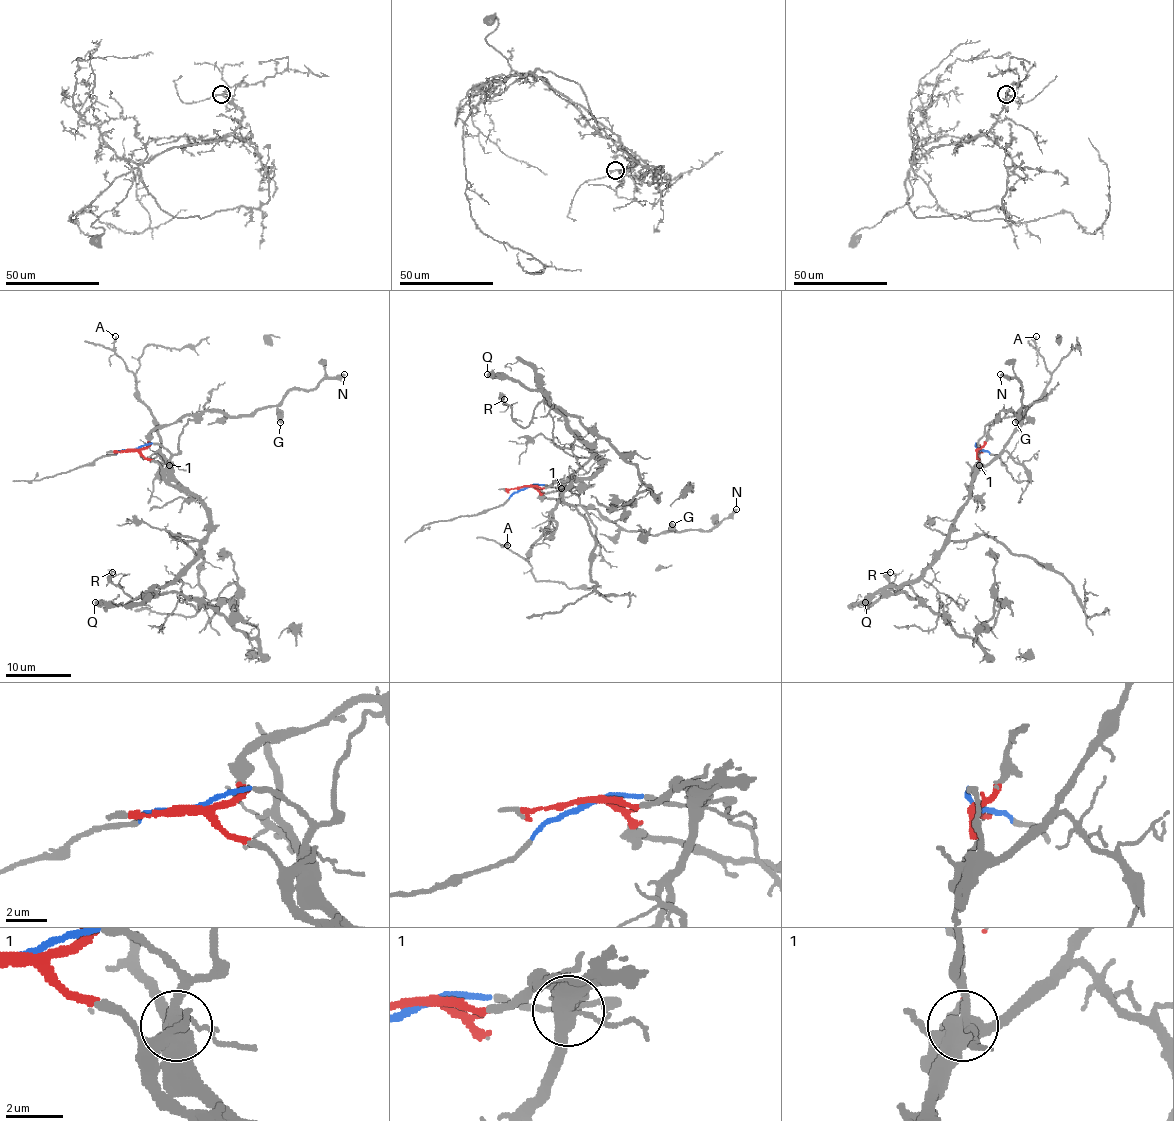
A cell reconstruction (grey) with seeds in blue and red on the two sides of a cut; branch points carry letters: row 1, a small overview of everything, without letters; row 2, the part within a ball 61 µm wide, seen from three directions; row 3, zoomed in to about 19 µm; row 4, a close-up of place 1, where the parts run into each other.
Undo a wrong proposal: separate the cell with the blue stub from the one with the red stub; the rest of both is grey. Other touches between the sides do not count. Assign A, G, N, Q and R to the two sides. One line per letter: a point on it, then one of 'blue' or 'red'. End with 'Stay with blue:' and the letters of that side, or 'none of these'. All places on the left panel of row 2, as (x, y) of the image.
A: place (115, 336); blue
G: place (280, 422); red
N: place (344, 374); red
Q: place (95, 602); blue
R: place (112, 572); blue
Stay with blue: A, Q, R

